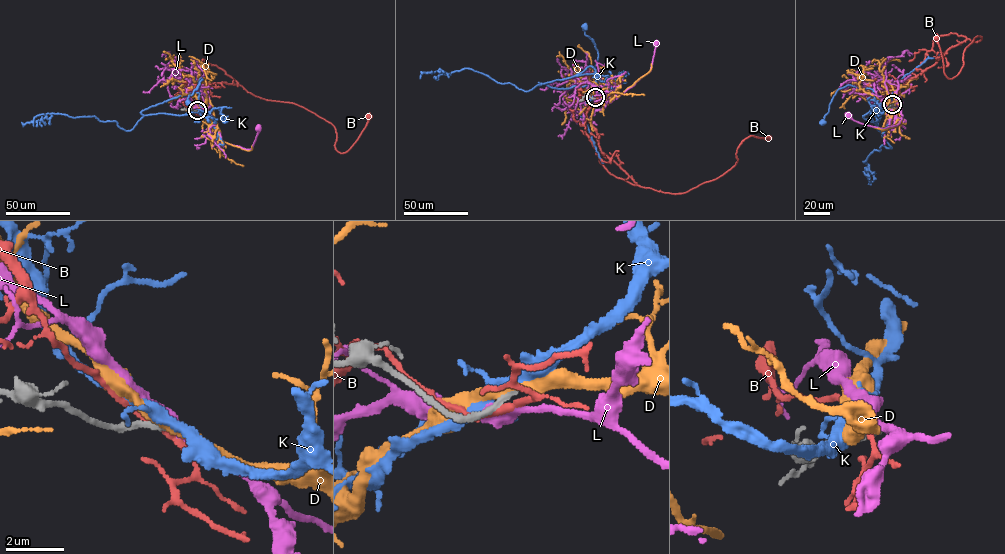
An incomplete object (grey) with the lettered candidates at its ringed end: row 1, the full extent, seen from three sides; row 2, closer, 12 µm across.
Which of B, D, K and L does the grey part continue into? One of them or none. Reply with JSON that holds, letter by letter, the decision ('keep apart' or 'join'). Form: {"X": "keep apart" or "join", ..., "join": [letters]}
{"B": "keep apart", "D": "keep apart", "K": "keep apart", "L": "keep apart", "join": []}

